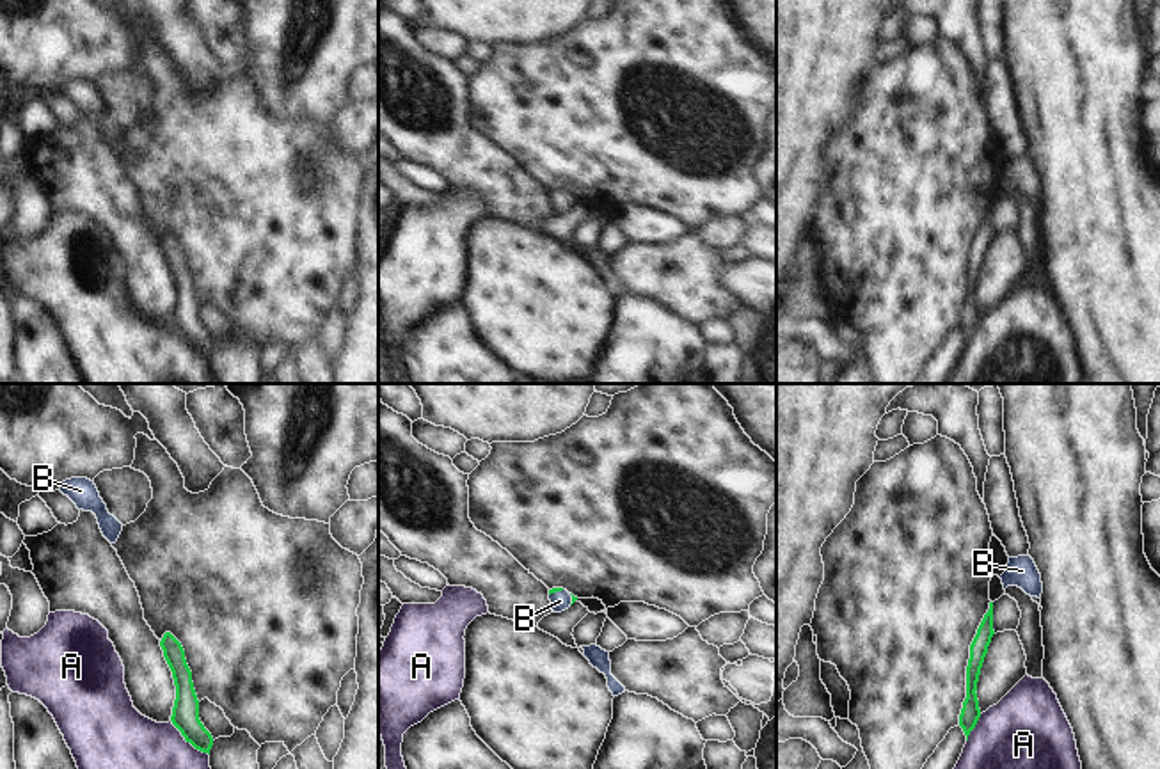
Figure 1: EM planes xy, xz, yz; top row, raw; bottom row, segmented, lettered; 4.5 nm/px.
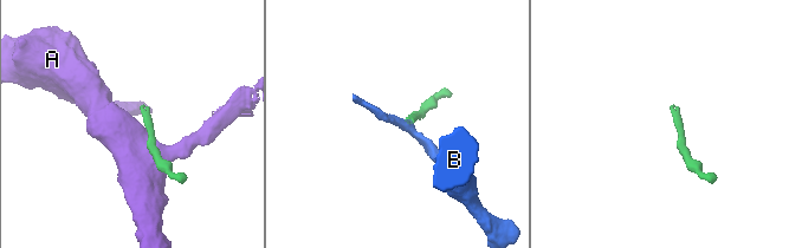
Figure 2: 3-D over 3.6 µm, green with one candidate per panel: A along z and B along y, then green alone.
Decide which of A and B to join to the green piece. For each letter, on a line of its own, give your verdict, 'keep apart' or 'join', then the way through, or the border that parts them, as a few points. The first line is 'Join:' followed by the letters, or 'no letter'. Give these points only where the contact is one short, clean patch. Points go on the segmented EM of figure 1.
Join: B
A: keep apart | along xy (171, 720), (187, 741), (208, 755)
B: join | across xz (553, 590), (555, 592), (560, 601)

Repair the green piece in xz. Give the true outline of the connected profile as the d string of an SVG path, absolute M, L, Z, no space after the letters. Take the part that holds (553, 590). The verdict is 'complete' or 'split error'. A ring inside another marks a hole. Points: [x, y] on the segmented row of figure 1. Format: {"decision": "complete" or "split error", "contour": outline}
{"decision": "split error", "contour": "M552 588L549 590L549 600L551 600L552 611L561 613L568 609L577 600L577 597L574 597L563 588Z"}

